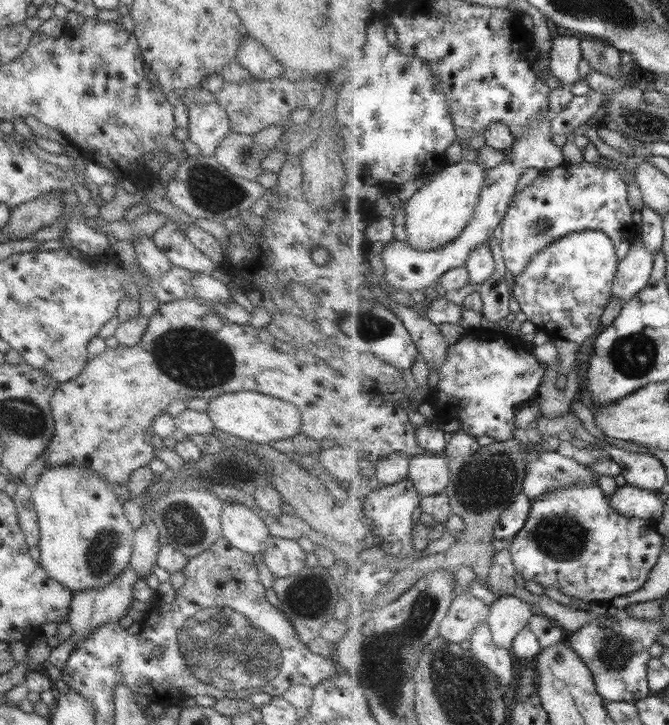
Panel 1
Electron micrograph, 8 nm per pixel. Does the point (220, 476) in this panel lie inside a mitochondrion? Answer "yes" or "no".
yes

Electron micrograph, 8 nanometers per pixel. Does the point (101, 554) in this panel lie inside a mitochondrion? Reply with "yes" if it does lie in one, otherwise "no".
yes

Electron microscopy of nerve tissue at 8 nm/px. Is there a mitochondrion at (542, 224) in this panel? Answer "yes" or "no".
yes

